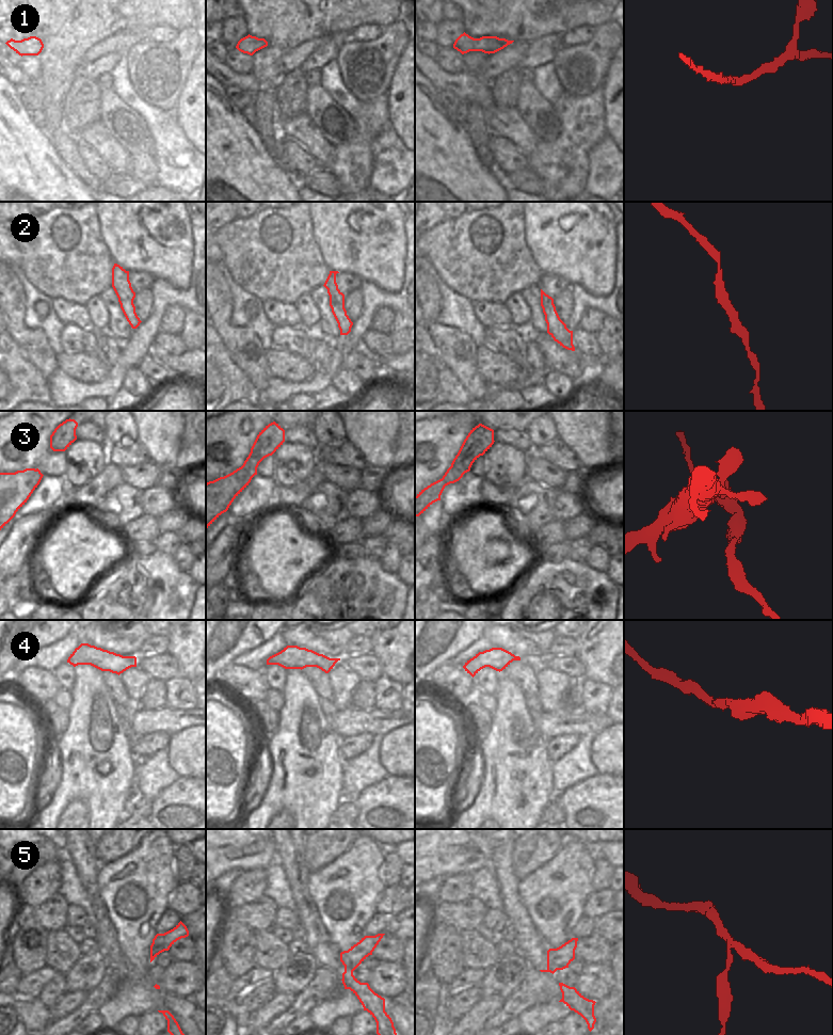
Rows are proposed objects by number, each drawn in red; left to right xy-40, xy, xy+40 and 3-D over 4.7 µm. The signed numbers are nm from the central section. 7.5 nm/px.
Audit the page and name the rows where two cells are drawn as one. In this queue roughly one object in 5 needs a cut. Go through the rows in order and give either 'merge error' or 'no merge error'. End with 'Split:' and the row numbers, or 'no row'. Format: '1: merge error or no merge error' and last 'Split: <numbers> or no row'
1: no merge error
2: no merge error
3: merge error
4: no merge error
5: merge error
Split: 3, 5

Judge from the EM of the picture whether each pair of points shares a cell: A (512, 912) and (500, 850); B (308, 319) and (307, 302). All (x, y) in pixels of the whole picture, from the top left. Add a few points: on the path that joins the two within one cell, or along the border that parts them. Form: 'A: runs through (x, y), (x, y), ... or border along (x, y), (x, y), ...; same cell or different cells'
A: runs through (510, 897), (502, 865); same cell
B: runs through (308, 315), (307, 306); same cell

